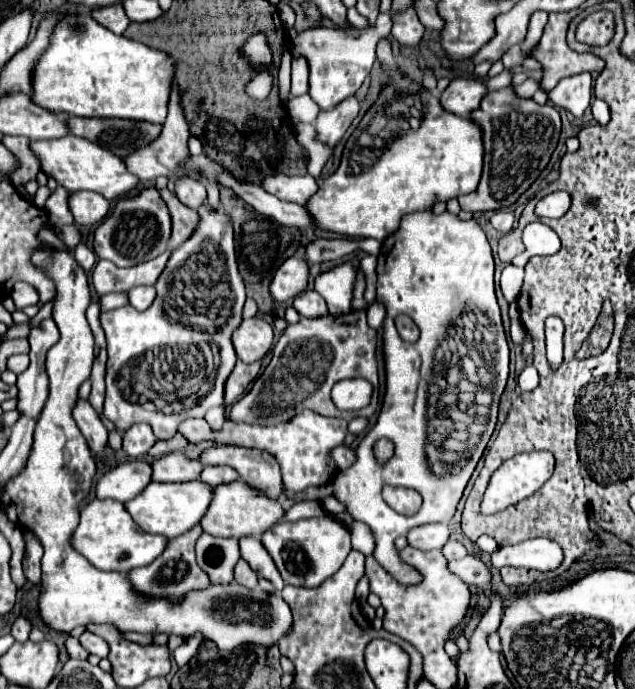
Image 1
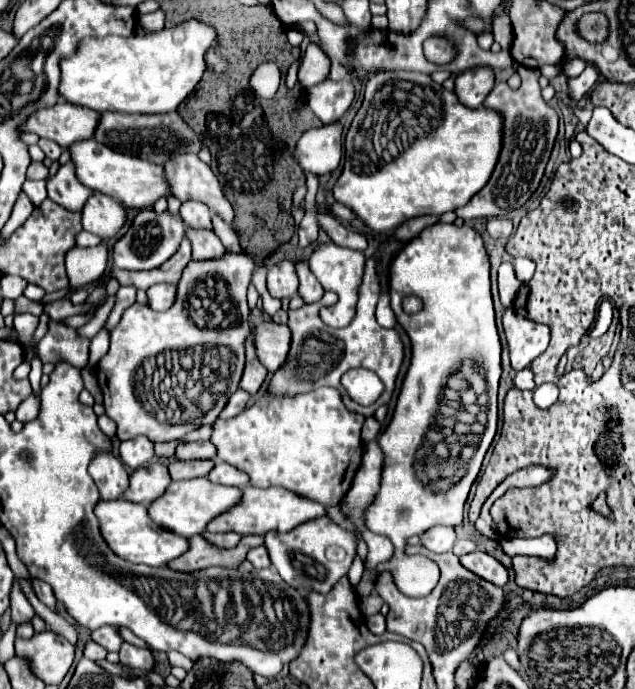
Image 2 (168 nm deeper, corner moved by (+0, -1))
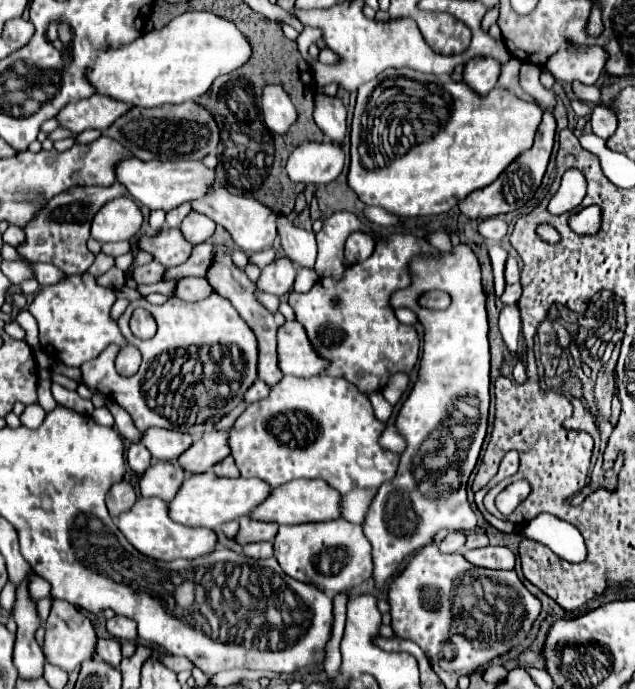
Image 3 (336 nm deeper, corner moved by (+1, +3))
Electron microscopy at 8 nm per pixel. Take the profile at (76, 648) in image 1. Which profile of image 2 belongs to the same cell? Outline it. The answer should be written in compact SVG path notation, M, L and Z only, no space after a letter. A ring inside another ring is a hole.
M87 642L87 646L85 646L85 658L89 658L89 660L101 660L105 656L107 656L107 650L103 646L99 646L95 642Z

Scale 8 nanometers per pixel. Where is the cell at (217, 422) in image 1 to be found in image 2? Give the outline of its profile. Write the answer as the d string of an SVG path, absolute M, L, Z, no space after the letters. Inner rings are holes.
M237 390L237 392L229 398L225 410L221 412L221 418L229 418L229 416L233 418L233 416L237 416L239 412L243 412L245 406L247 406L247 402L249 402L249 398L251 398L249 392L245 392L245 390Z

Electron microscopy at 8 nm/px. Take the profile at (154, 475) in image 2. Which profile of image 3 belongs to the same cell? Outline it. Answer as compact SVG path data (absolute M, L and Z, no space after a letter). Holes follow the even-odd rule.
M154 462L140 476L140 494L170 502L176 496L182 480L184 470L178 466L178 462Z

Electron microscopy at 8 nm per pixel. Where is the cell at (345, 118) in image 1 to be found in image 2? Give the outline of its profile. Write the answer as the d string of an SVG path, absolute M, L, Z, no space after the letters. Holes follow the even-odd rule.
M325 124L321 128L307 130L299 138L293 158L305 172L323 176L337 170L341 154L343 154L341 124Z

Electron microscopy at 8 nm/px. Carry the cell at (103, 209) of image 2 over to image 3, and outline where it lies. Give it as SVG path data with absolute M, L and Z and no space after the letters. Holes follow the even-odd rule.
M120 196L102 206L92 220L92 238L98 242L130 240L142 224L142 212L130 196Z

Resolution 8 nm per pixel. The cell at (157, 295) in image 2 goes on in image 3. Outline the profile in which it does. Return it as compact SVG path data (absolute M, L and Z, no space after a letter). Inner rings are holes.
M178 278L174 296L186 302L196 302L212 294L212 286L206 278Z

